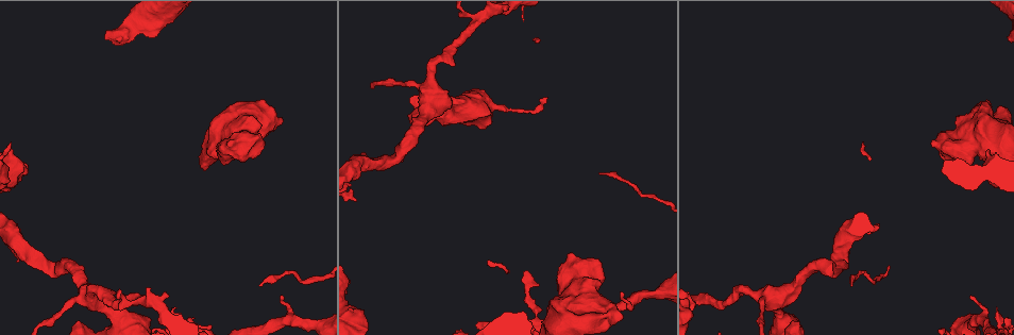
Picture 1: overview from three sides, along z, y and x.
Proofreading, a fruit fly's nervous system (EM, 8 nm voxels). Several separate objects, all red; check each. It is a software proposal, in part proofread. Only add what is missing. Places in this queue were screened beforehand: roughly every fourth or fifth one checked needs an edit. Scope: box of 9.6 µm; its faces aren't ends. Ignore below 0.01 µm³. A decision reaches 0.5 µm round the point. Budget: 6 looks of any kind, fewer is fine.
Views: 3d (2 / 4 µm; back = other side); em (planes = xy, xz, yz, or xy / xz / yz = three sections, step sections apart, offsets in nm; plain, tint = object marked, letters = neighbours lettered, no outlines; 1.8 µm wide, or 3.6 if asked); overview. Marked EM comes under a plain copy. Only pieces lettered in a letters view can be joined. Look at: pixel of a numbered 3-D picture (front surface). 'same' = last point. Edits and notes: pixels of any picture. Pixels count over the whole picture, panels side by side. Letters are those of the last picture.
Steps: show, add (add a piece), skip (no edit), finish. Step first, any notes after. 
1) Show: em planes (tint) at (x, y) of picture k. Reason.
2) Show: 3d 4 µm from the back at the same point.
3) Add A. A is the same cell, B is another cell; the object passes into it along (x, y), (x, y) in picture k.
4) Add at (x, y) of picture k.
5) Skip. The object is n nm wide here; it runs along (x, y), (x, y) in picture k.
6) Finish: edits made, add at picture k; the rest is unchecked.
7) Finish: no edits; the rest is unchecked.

Show: 3d 4 µm at (24, 165) of picture 1. Stops while still wide.

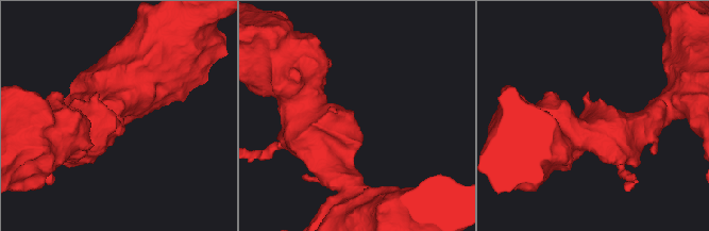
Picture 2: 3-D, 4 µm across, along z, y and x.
Show: em 3.6 µm planes (letters) at (114, 117) of picture 2.

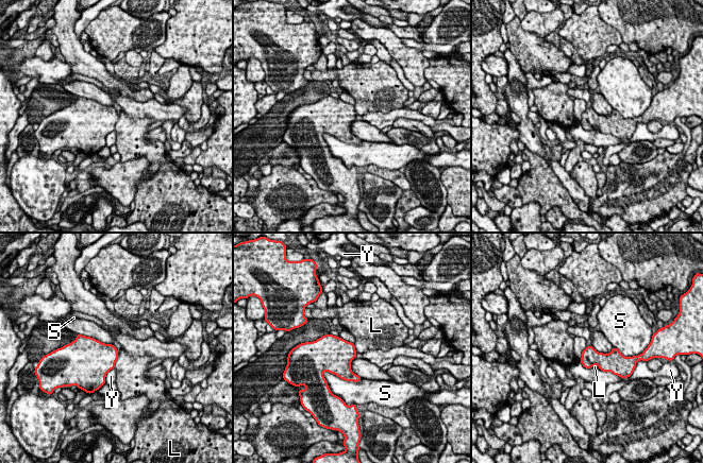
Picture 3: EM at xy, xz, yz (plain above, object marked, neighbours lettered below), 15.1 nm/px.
Skip. The longest contact is with S, 600 nm; L, S and Y are other cells; a border runs along (118, 352), (118, 358), (114, 367) in picture 3; no lettered piece goes on from it.

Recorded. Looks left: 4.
Show: 3d 4 µm at (356, 200) of picture 1. Stops while still wide.

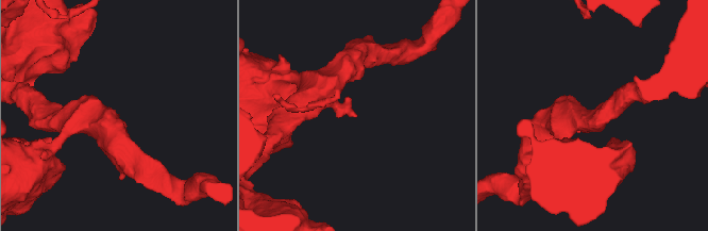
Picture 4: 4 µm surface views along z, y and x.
Show: em yz step 16 (tint) at (354, 115) of picture 4. Need the tissue.

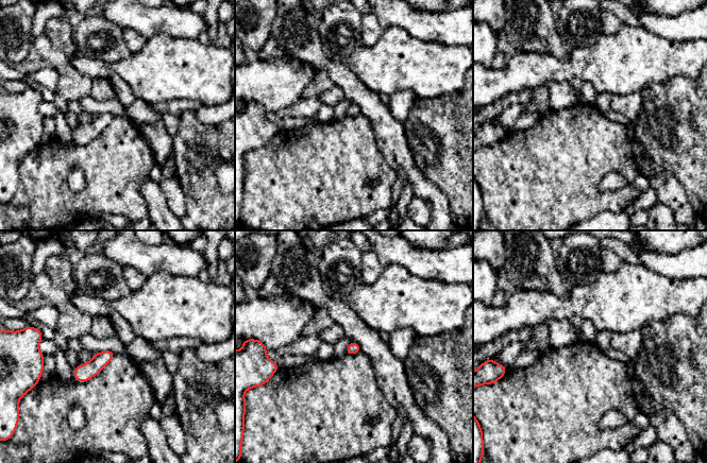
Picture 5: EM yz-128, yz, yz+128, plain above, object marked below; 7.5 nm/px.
Show: em planes (letters) at the same point. Cut it another way.

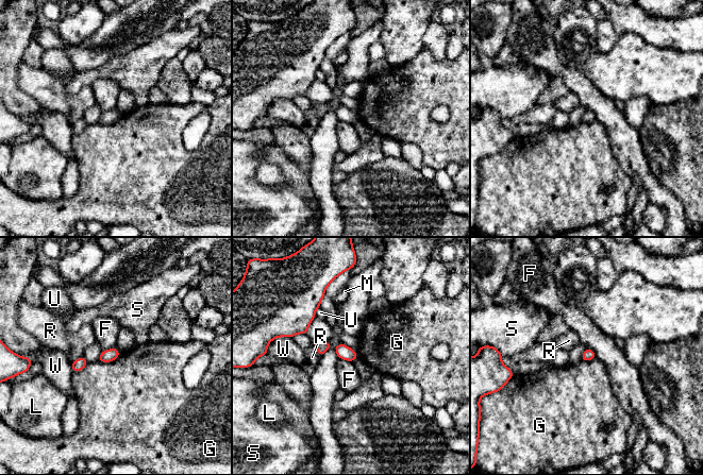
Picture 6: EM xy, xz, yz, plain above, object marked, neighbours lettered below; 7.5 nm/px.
Skip. F, G, L, M, R, S, U and W are other cells; no lettered piece goes on from it.

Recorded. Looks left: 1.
Finish: no edits; the rest is unchecked.

